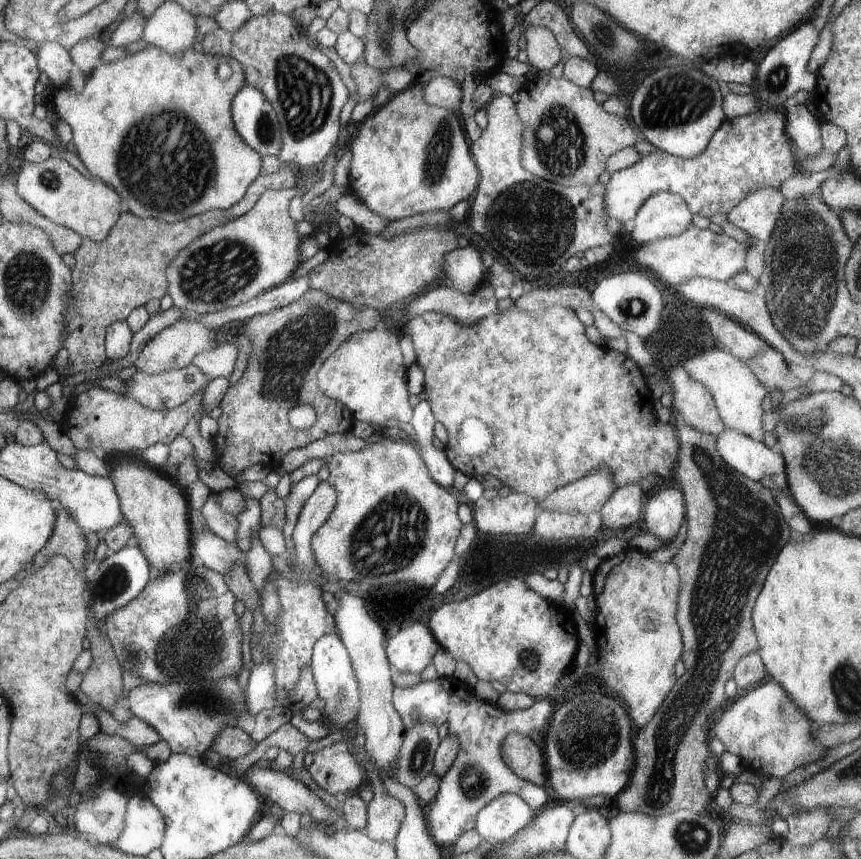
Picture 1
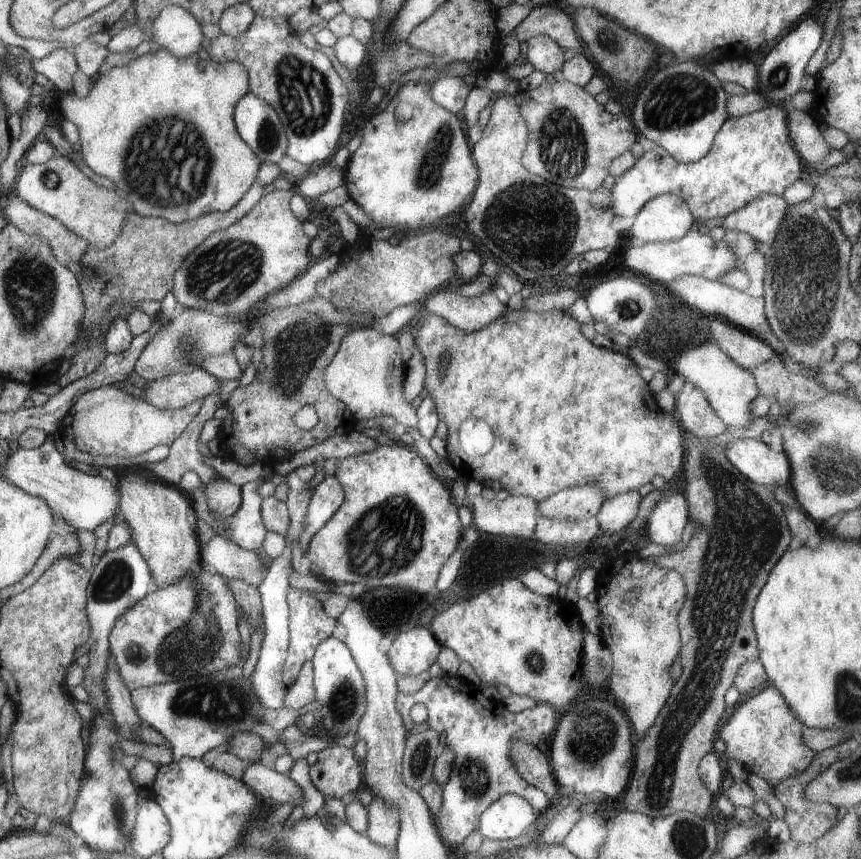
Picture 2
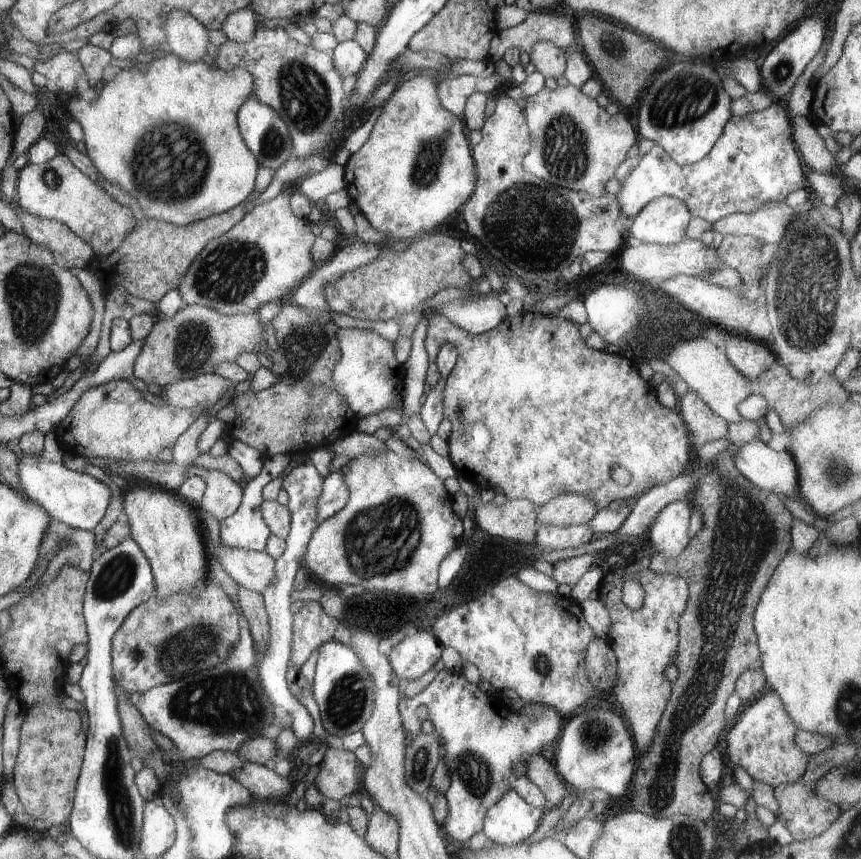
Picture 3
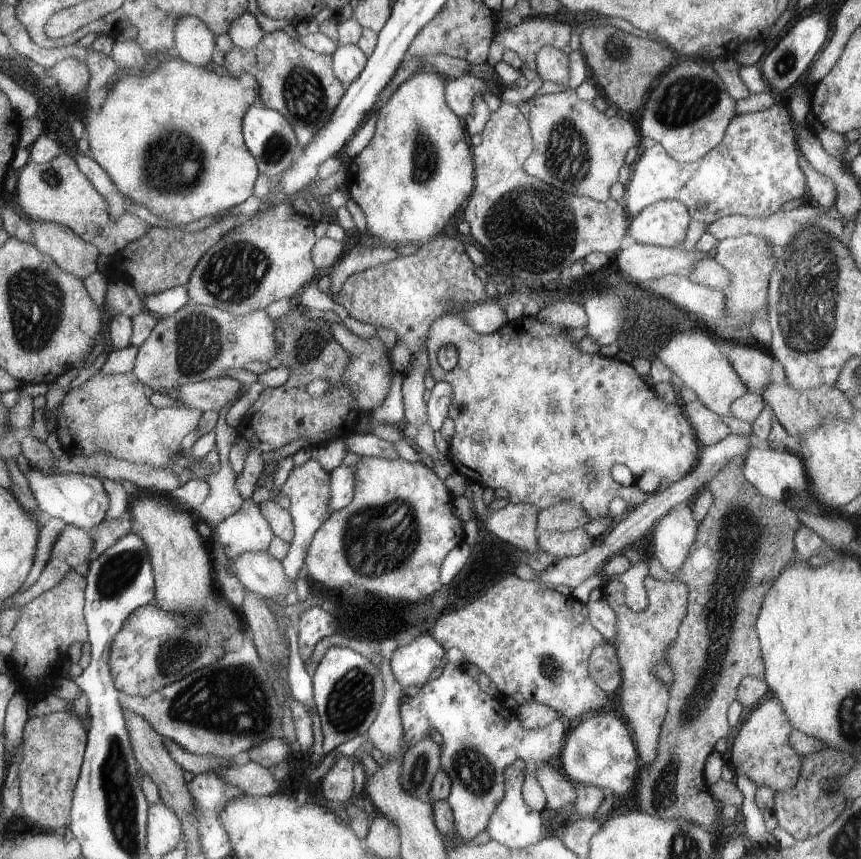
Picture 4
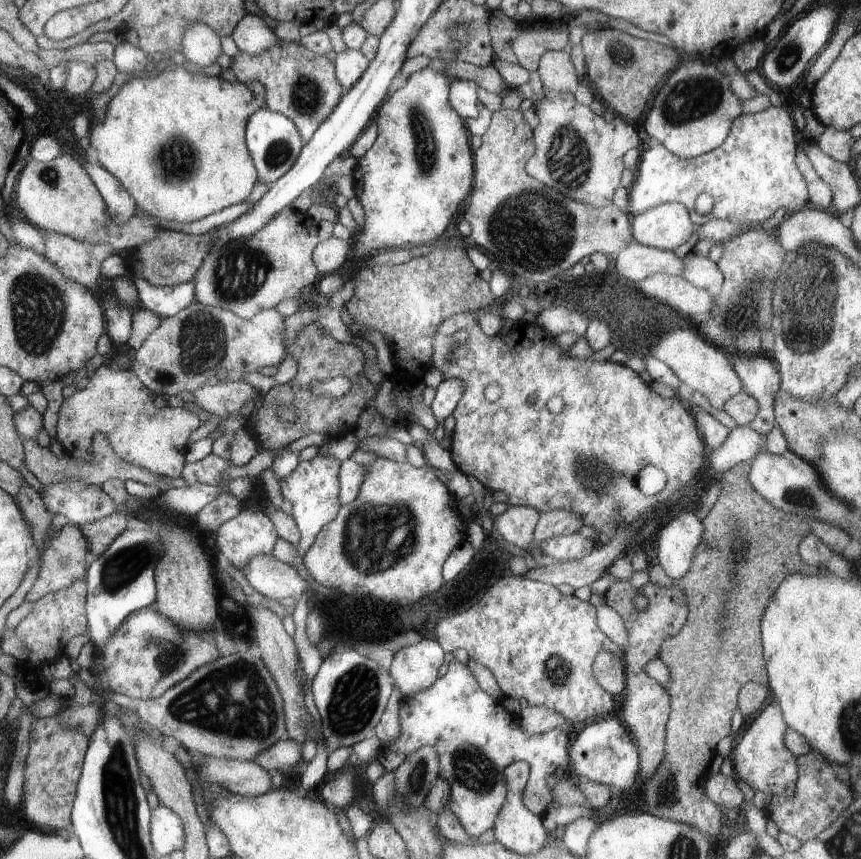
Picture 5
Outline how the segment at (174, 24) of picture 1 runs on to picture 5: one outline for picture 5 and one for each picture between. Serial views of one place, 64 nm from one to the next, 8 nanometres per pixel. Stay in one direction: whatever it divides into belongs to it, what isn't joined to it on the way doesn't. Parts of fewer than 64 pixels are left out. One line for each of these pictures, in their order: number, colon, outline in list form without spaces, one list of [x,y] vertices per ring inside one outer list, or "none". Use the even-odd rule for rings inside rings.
2: [[[167,6],[153,22],[151,42],[157,42],[159,48],[171,52],[173,56],[191,58],[203,40],[197,22],[199,20],[191,12],[177,6]]]
3: [[[171,12],[165,20],[165,32],[167,52],[189,64],[201,62],[207,48],[207,30],[195,16],[187,12]]]
4: [[[189,16],[179,18],[175,26],[175,46],[173,46],[173,50],[177,50],[179,54],[179,60],[203,68],[203,64],[211,60],[213,48],[217,46],[207,24],[203,24],[199,18]]]
5: [[[191,24],[183,34],[181,52],[187,56],[189,62],[209,68],[209,64],[213,64],[221,52],[221,44],[217,36],[219,34],[205,24]]]

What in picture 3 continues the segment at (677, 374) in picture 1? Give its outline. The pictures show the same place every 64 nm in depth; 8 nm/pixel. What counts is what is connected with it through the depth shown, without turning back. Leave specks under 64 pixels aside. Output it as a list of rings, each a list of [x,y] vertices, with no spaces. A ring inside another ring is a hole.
[[[691,392],[677,398],[677,412],[685,422],[695,448],[701,444],[711,444],[717,440],[727,440],[727,422],[717,416],[697,392]]]

